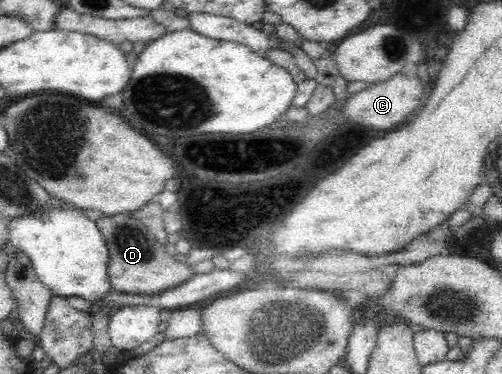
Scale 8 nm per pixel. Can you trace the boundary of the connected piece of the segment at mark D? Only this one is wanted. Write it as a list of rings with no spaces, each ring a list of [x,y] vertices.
[[[119,213],[118,215],[105,216],[94,220],[98,229],[103,235],[105,246],[108,250],[107,259],[107,280],[110,288],[122,293],[154,295],[158,292],[167,290],[168,288],[181,284],[187,277],[193,273],[193,269],[185,263],[177,262],[169,253],[164,249],[164,245],[159,242],[159,239],[153,235],[153,232],[136,220],[133,214]]]

